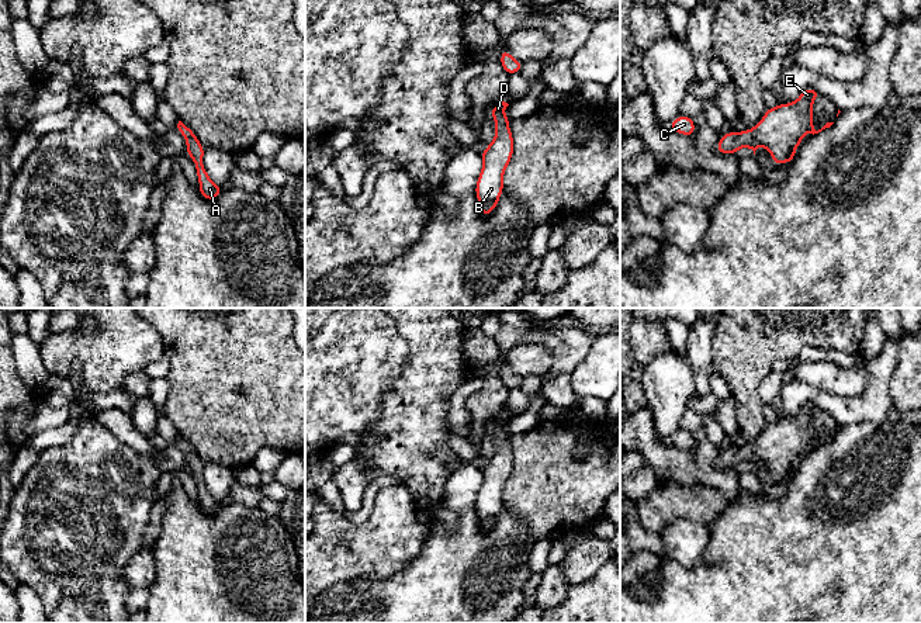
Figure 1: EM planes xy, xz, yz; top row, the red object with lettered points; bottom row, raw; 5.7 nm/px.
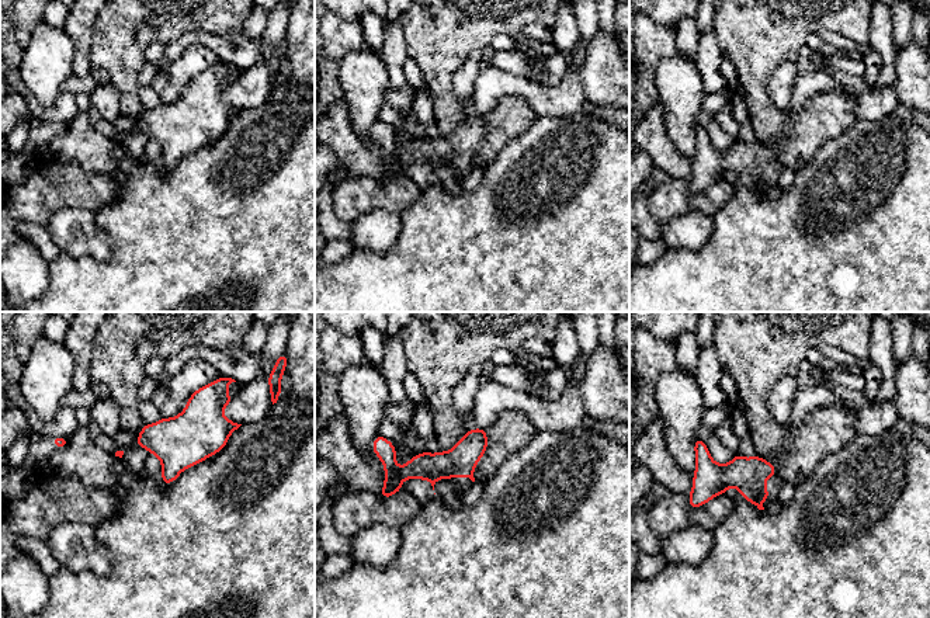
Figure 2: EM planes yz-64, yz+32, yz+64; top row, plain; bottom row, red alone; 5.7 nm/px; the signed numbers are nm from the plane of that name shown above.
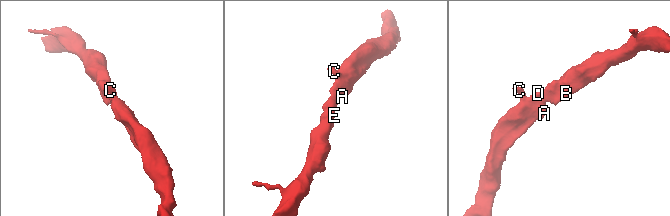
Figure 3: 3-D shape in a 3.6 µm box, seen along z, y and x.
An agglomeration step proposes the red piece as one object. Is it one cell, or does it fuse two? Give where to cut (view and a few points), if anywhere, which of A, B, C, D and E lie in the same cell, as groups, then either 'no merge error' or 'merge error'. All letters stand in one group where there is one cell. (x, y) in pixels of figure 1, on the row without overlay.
no cut; A B C D E; no merge error

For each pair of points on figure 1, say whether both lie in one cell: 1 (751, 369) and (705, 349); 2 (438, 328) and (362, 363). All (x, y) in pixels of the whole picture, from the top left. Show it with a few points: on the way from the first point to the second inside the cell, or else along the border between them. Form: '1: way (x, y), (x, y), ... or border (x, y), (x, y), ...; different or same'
1: border (717, 322), (713, 331), (712, 370); different
2: border (394, 322), (408, 348), (408, 356), (401, 374); different

